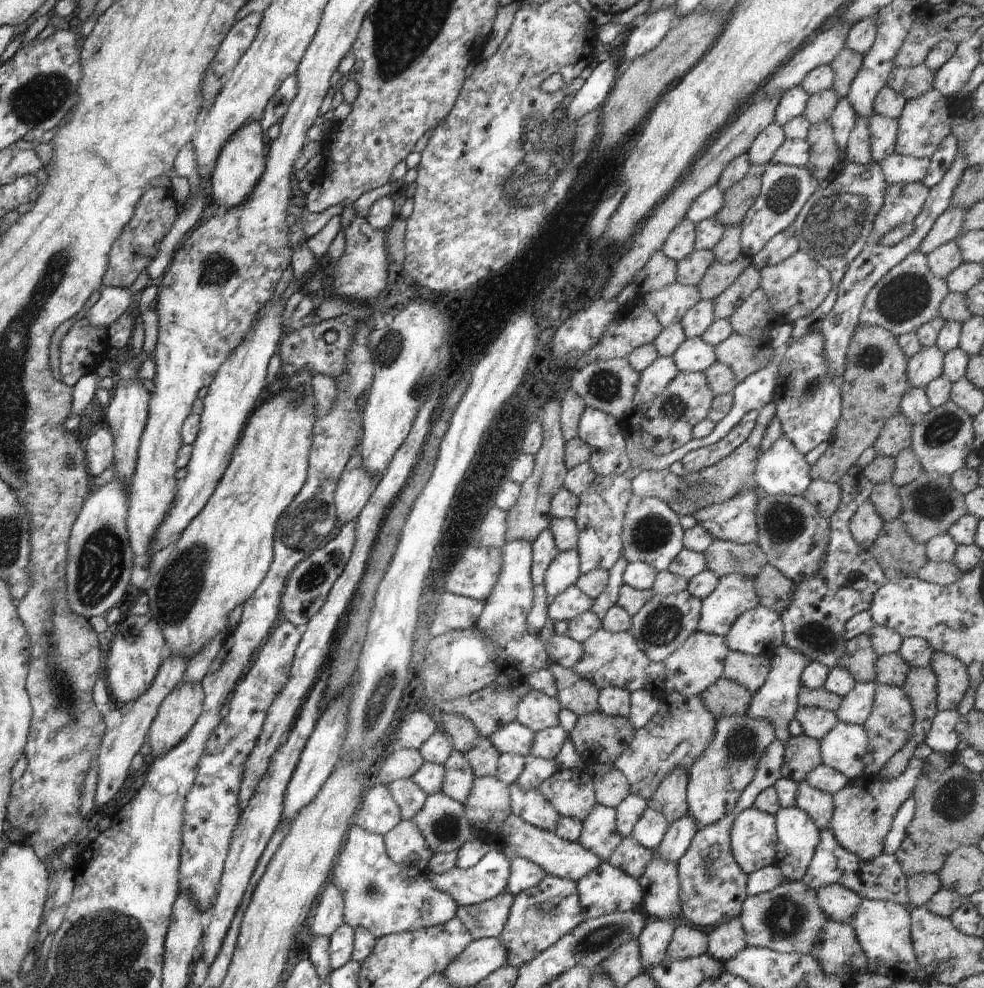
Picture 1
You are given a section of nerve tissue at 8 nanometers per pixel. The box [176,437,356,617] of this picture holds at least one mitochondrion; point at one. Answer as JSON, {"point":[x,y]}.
{"point":[301,527]}

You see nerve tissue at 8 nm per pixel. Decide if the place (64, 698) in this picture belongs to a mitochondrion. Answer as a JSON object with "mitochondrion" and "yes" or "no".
{"mitochondrion":"yes"}

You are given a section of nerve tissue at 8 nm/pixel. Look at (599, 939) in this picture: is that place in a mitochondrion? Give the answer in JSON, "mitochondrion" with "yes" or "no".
{"mitochondrion":"yes"}

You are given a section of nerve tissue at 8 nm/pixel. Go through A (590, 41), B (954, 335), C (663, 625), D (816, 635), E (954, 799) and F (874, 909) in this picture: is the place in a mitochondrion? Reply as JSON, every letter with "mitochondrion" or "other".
{"A":"other","B":"other","C":"mitochondrion","D":"mitochondrion","E":"mitochondrion","F":"other"}

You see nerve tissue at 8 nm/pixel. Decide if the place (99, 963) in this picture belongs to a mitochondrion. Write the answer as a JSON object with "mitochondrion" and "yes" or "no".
{"mitochondrion":"yes"}

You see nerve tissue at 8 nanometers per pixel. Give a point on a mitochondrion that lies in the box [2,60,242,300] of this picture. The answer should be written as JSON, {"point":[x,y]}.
{"point":[37,100]}

